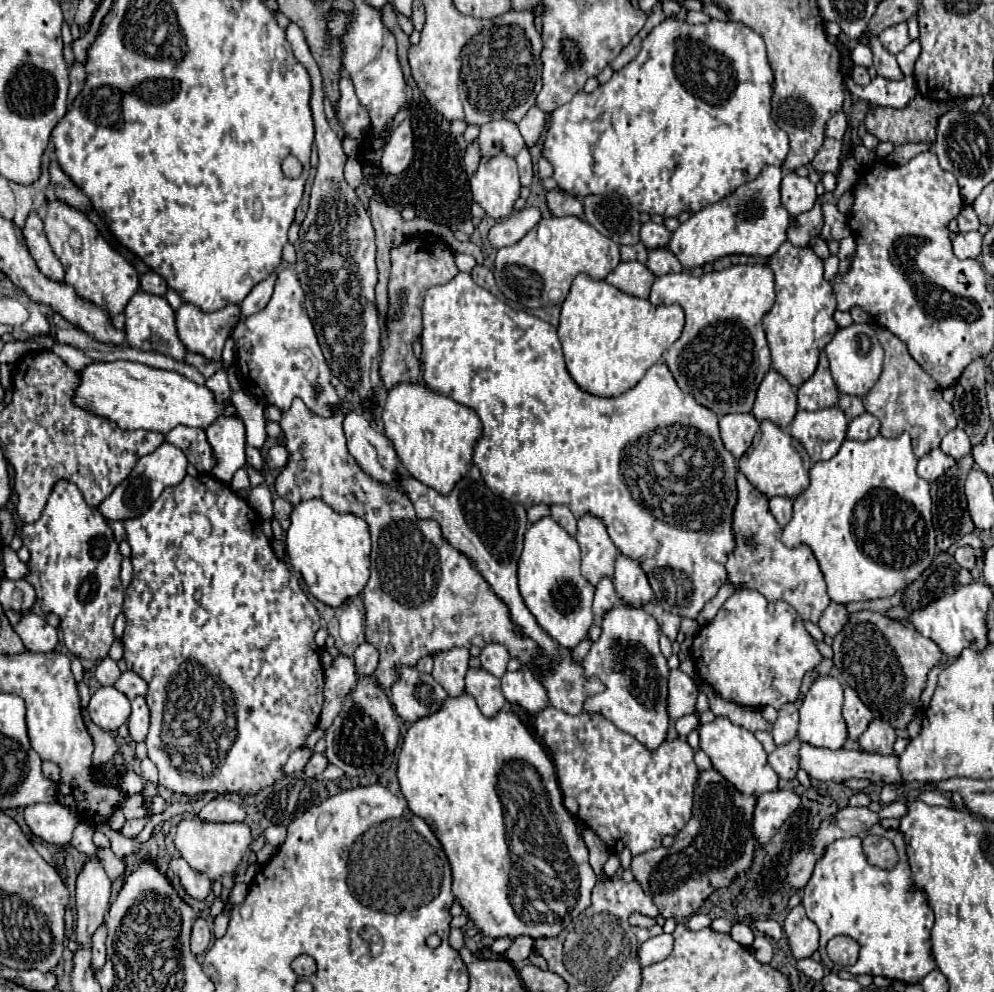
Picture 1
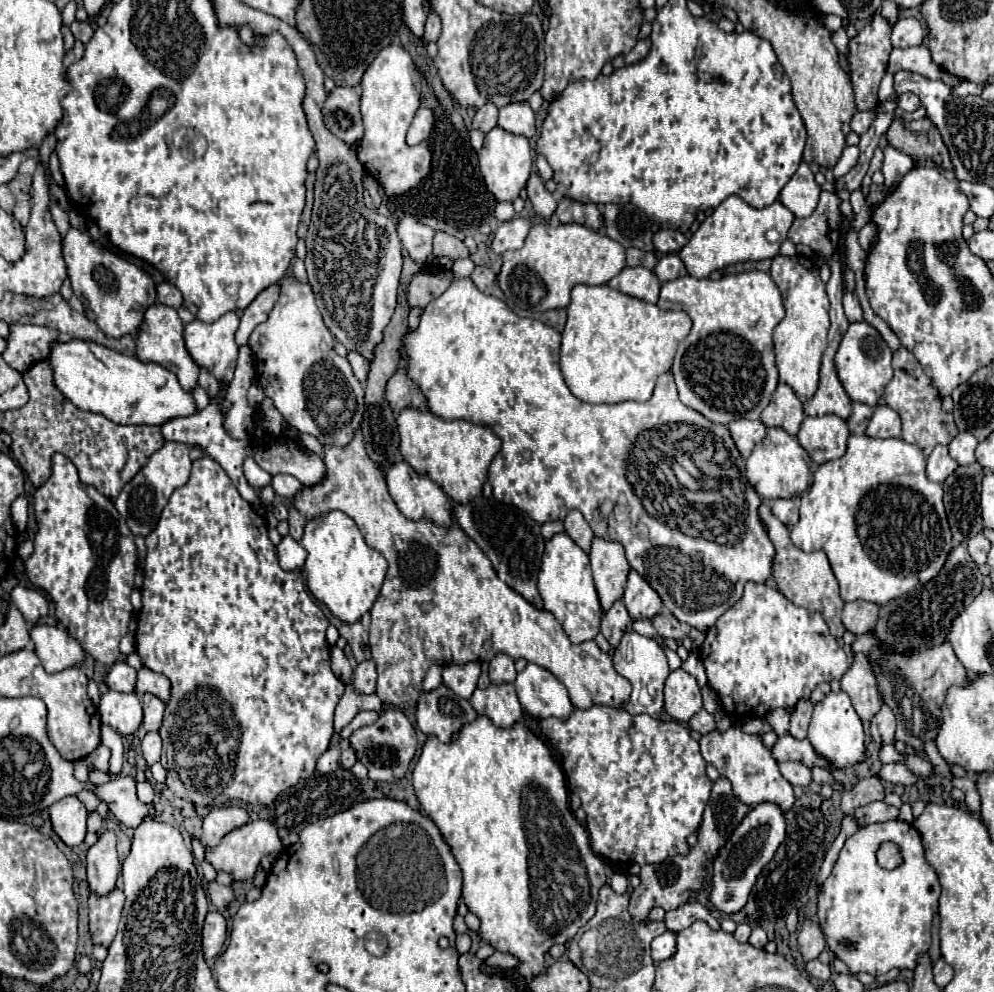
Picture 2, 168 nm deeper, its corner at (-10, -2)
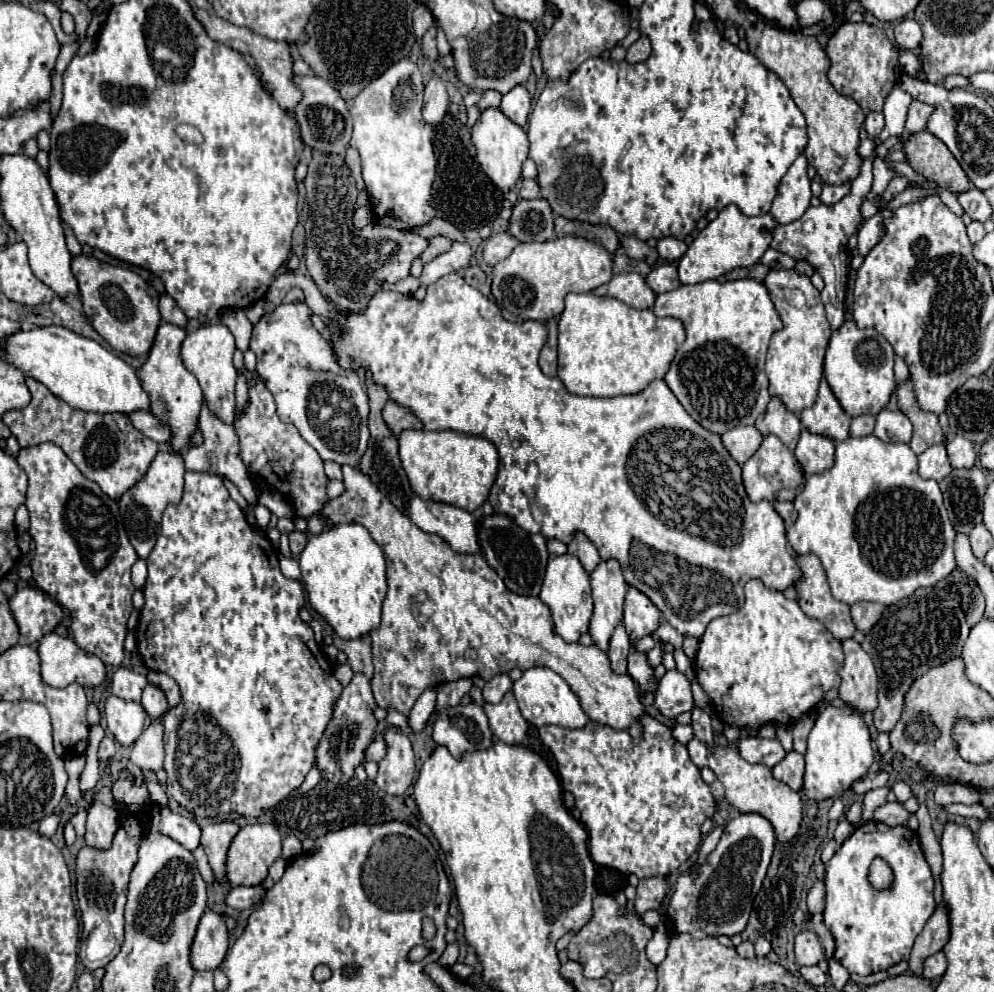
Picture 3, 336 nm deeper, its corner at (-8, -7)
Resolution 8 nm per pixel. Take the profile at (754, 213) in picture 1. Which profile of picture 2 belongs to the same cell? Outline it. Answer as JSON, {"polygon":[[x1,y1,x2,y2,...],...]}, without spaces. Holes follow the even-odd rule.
{"polygon":[[731,195,713,211,713,215,709,215,701,223,689,243,679,251,679,257,685,263,687,273,695,279,705,279,713,271,723,269,731,263,771,259,779,253,779,245,787,239,787,231,793,219,793,213,779,201,765,209,755,209,741,197]]}

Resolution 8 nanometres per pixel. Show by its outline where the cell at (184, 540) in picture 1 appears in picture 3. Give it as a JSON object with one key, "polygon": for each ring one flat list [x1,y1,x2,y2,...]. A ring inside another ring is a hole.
{"polygon":[[187,472,185,474,185,492,179,504,171,504,163,512,161,522,161,534,149,554,149,576,143,586,145,604,141,608,139,624,135,630,137,638,137,652,141,656,141,662,149,670,165,672,171,676,179,688,181,688,181,702,165,712,163,726,165,726,165,772,167,772,167,790,169,794,187,808,195,818,213,818,217,814,229,814,237,812,247,818,257,818,275,804,279,804,283,798,287,798,293,790,297,790,307,772,311,770,315,762,315,750,319,746,319,740,327,728,327,724,333,718,333,706,339,700,343,686,333,676,333,668,321,648,315,642,313,628,301,620,299,610,305,606,305,594,303,586,297,580,287,580,279,570,279,554,271,546,265,534,259,534,245,518,243,510,237,506,237,502,231,500,227,488,223,486,219,476,205,474,205,472]]}

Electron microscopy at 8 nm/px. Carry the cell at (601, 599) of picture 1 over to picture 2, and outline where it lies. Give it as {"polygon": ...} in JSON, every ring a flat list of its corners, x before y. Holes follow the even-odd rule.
{"polygon":[[615,601,615,605,603,615,601,633,605,635,605,639,609,641,609,645,613,647,613,651,615,651,615,647,619,645,623,633,629,631,631,623,633,623,633,621,631,621,631,617,629,617,629,613,627,613,623,601]]}

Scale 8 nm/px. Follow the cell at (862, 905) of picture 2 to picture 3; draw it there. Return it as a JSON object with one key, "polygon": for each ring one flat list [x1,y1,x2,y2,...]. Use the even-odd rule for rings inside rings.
{"polygon":[[865,822,861,824,835,852,835,856,827,864,825,874,825,910,823,910,823,922,831,930,831,934,837,940,835,960,841,962,851,974,869,976,873,972,889,970,901,960,907,960,913,948,913,942,917,934,923,930,931,914,935,912,935,900,933,900,933,888,935,878,933,872,923,856,923,850,919,846,919,834,913,832,907,826,885,826,881,822],[875,858,883,858,889,868,893,870,893,884,885,890,875,890,869,882,869,866]]}

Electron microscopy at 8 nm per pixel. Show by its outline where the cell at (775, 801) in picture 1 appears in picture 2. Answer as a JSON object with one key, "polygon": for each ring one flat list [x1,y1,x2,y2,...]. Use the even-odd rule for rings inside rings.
{"polygon":[[761,803,751,807,747,817,735,827,735,833,731,833,731,837,727,839,727,845,719,849,719,857,715,857,713,861,709,903,721,913,727,915,739,913,749,899,757,875,771,861,783,837,785,837,785,817,775,803]]}

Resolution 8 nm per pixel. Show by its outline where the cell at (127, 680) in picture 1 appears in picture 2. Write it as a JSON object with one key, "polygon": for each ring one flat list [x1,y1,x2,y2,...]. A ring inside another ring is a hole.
{"polygon":[[141,667,139,669,139,675,137,675,137,685,135,685,135,693,137,695,143,695,143,693,153,693,157,695,161,701,169,701,171,697,171,681,161,675,161,673,155,673,147,667]]}

